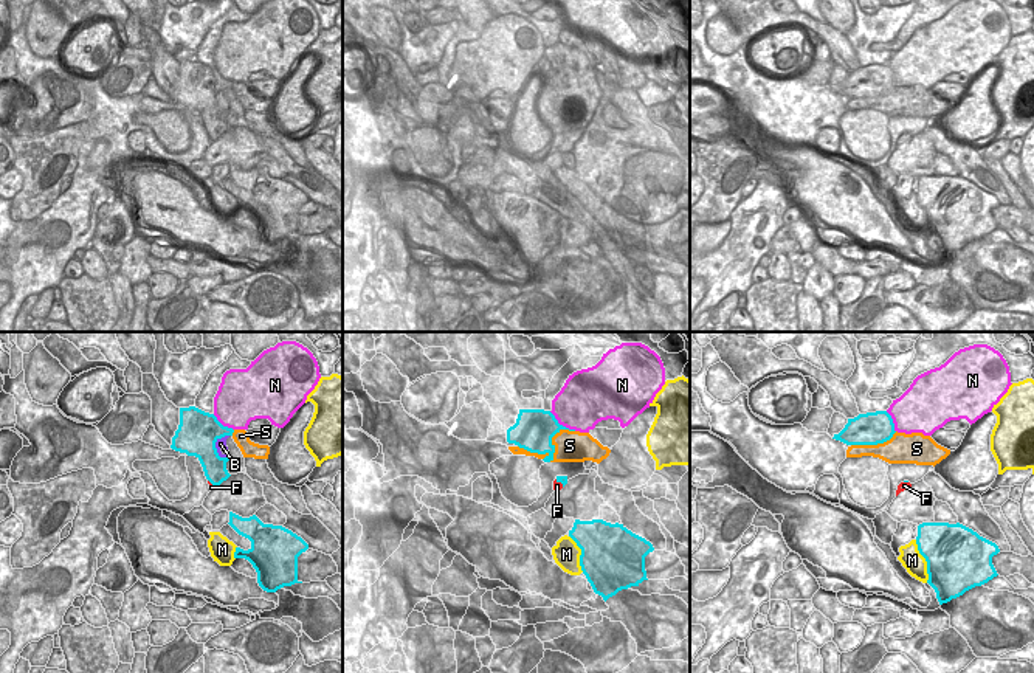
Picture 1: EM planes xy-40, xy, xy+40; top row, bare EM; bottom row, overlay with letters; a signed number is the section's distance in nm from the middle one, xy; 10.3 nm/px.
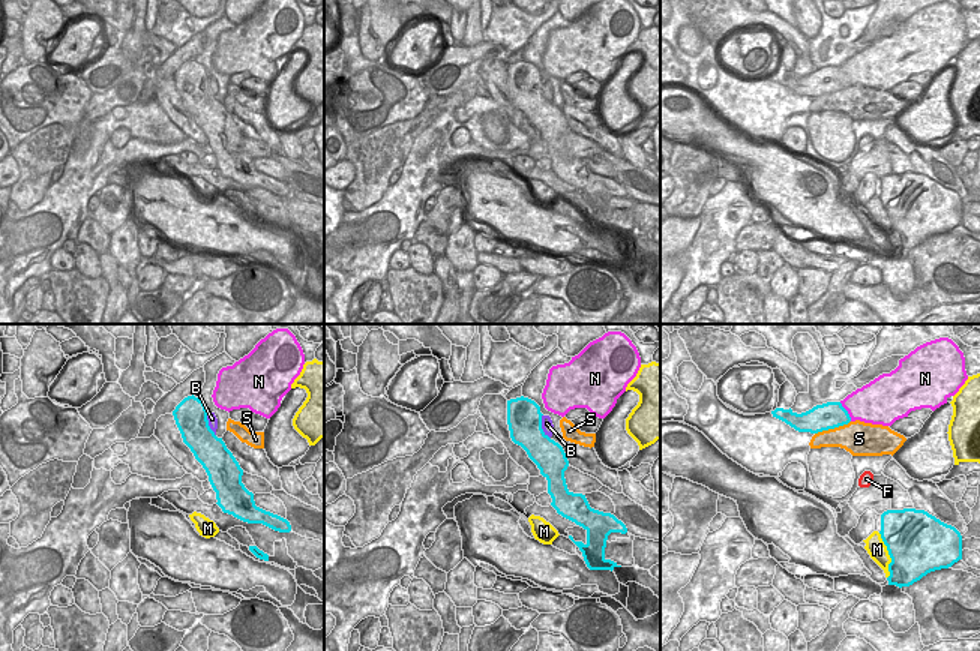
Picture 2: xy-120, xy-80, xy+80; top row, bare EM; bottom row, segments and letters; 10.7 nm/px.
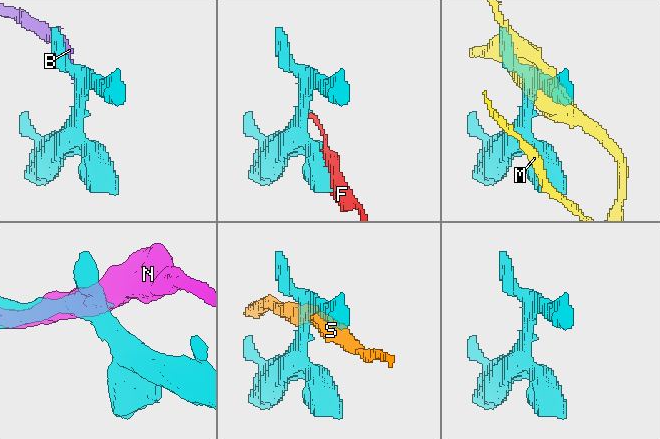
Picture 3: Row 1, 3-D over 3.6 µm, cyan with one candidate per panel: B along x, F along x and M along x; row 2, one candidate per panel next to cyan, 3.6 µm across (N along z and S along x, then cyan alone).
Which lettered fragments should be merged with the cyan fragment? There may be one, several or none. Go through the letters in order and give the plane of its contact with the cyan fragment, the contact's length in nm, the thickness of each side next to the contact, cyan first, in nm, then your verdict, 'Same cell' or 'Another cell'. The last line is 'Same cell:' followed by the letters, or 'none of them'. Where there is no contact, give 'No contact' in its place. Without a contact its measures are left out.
B: Touches cyan in xy-40. Shared border 260 nm. Thickness 420 nm (cyan) against 120 nm. Another cell
F: Touches cyan in xy. Shared border 120 nm. Thickness 90 nm (cyan) against 100 nm. Another cell
M: Touches cyan in xy+40. Shared border 460 nm. Thickness 500 nm (cyan) against 220 nm. Another cell
N: Touches cyan in xy. Shared border 340 nm. Thickness 360 nm (cyan) against 480 nm. Another cell
S: Touches cyan in xy. Shared border 420 nm. Thickness 420 nm (cyan) against 320 nm. Another cell
Same cell: none of them

